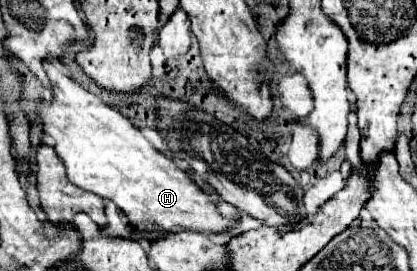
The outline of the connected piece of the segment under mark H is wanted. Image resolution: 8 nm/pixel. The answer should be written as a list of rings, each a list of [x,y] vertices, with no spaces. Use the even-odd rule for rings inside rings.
[[[44,60],[44,70],[48,72],[48,78],[50,78],[52,96],[40,98],[36,102],[38,120],[42,126],[42,132],[48,138],[52,138],[54,150],[64,162],[66,176],[72,184],[84,190],[90,190],[102,198],[110,198],[128,216],[132,226],[152,222],[166,232],[172,232],[174,228],[182,228],[182,230],[198,230],[202,234],[218,234],[232,226],[234,218],[222,218],[216,212],[214,198],[204,194],[186,172],[182,172],[172,160],[160,154],[126,116],[122,116],[116,108],[108,106],[98,96],[82,88],[70,76],[62,74],[58,68],[54,68],[50,60]]]

